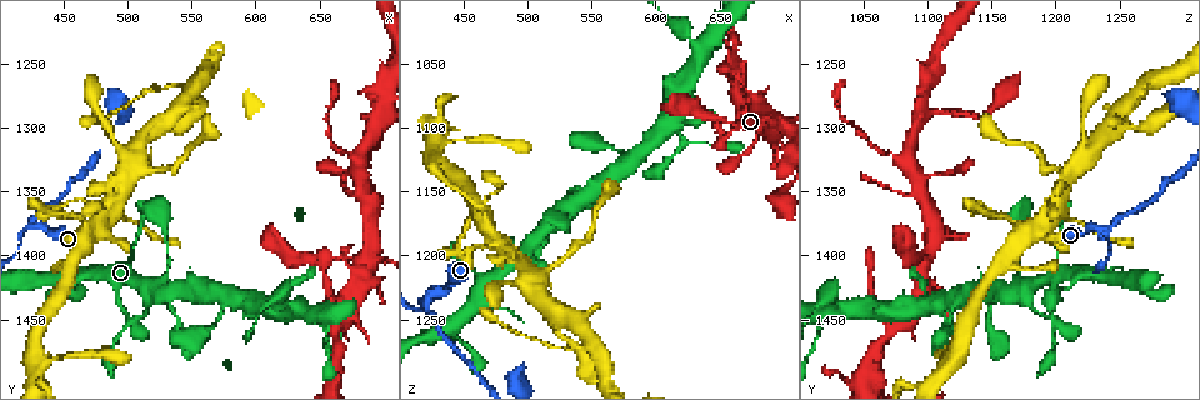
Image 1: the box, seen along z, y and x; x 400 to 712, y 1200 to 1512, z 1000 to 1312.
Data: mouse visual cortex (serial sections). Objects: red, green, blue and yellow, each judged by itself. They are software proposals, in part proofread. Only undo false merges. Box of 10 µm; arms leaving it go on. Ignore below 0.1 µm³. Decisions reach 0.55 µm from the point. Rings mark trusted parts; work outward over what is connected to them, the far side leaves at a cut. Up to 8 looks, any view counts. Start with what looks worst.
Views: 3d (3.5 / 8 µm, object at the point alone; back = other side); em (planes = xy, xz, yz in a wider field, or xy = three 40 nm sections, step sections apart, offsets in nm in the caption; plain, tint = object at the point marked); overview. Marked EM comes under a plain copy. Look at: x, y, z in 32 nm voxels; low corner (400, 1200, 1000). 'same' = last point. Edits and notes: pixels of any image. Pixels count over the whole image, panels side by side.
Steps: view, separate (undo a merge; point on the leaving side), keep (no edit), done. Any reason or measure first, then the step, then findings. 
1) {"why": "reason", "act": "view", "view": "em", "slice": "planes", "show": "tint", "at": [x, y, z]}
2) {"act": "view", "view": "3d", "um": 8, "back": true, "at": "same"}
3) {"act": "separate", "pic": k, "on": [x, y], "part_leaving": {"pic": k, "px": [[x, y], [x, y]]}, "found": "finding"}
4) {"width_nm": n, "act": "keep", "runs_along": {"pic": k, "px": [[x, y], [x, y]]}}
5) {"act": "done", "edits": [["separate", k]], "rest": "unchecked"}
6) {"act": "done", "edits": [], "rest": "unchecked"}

{"why": "branch point", "act": "view", "view": "3d", "um": 3.5, "at": [422, 1378, 1240]}

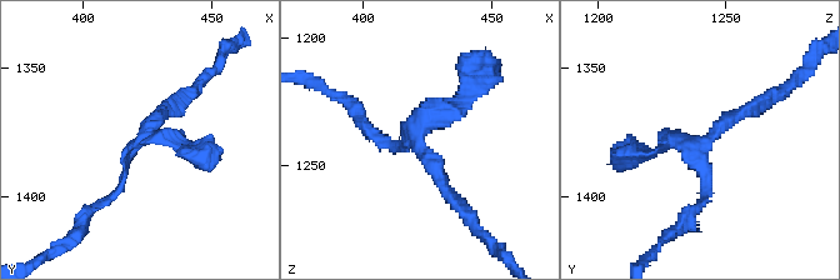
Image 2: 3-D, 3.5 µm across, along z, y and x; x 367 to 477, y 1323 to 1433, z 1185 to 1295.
{"act": "keep", "found": "one cell here"}

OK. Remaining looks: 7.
{"why": "sharp bend", "act": "view", "view": "3d", "um": 3.5, "at": [502, 1338, 1212]}

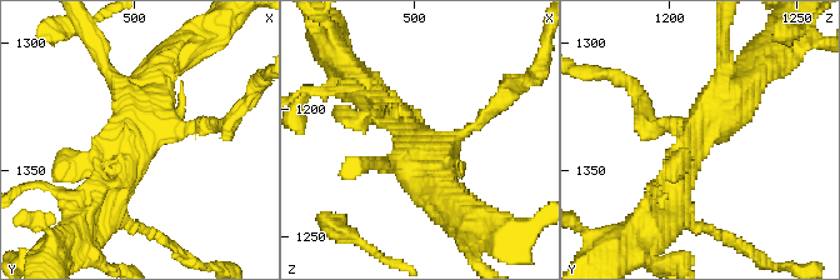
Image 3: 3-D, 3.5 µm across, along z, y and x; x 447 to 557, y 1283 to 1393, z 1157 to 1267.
{"act": "view", "view": "em", "slice": "xy", "step": 2, "show": "tint", "at": [502, 1338, 1211]}

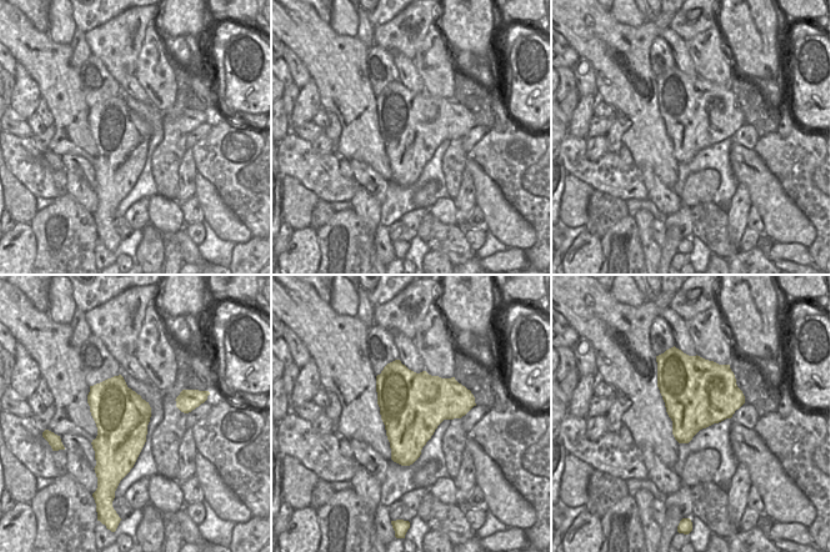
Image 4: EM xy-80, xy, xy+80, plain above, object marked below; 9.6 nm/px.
{"act": "keep", "runs_along": {"pic": 3, "px": [[674, 206], [705, 115], [744, 80]]}, "found": "all the same cell"}

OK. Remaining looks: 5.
{"why": "sharp bend", "act": "view", "view": "3d", "um": 8, "at": [662, 1494, 1050]}

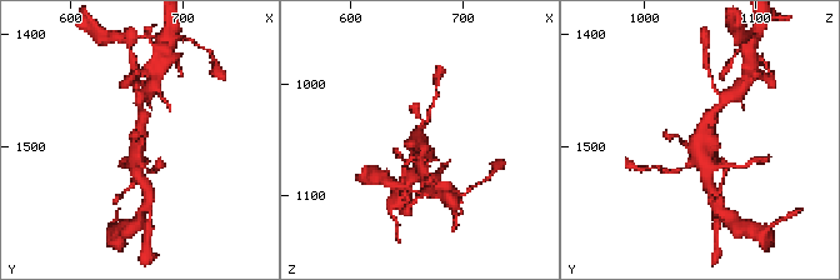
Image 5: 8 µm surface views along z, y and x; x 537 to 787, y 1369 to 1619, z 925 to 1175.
{"why": "now the EM", "act": "view", "view": "em", "slice": "xy", "step": 1, "show": "tint", "at": "same"}

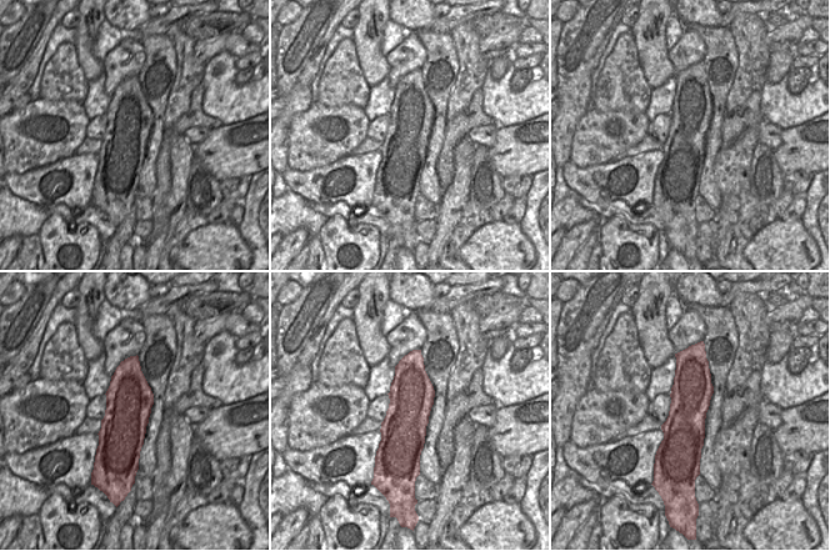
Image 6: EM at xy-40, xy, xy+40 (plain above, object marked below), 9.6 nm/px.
{"act": "keep", "runs_along": {"pic": 6, "px": [[683, 357], [688, 456], [696, 465]]}, "found": "all the same cell"}

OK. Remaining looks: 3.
{"act": "done", "edits": [], "rest": "unchecked"}

